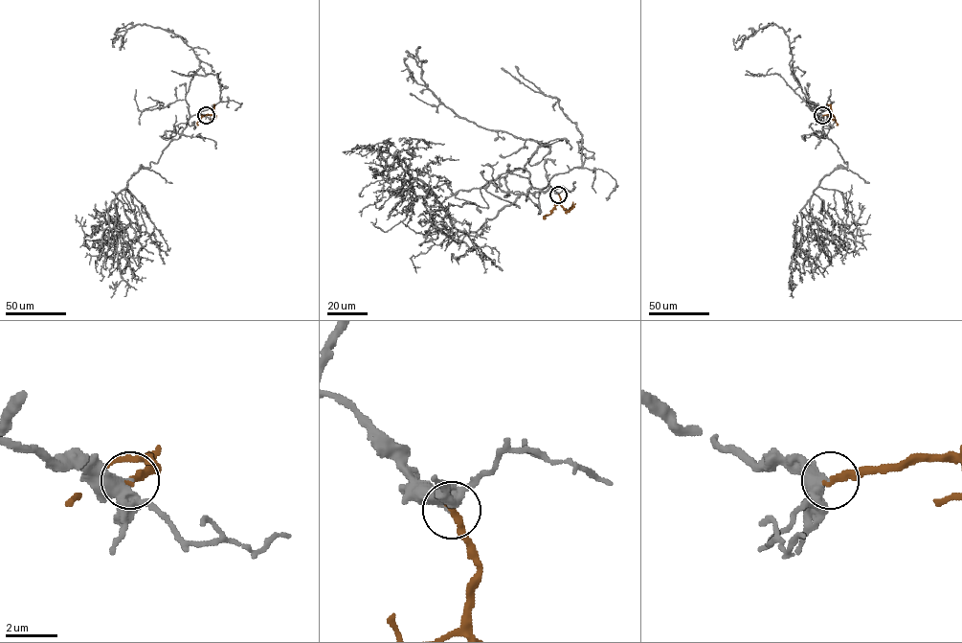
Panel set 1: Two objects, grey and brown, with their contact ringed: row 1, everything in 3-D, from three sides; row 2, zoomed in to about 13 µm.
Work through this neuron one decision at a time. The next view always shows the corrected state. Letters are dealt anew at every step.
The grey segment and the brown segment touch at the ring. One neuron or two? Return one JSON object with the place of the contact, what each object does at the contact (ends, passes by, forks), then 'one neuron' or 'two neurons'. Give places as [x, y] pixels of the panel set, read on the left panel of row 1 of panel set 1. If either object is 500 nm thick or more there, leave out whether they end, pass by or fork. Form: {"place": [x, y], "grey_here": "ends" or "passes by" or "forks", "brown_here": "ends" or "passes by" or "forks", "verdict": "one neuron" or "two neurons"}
{"place": [206, 115], "grey_here": "passes by", "brown_here": "ends", "verdict": "one neuron"}

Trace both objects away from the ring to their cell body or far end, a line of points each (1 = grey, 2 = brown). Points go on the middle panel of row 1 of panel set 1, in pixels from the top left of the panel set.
1: (558, 195), (548, 186), (530, 188), (466, 235), (398, 160), (412, 158), (420, 139), (431, 147), (423, 139)
2: (558, 195), (565, 208), (574, 206), (565, 213)

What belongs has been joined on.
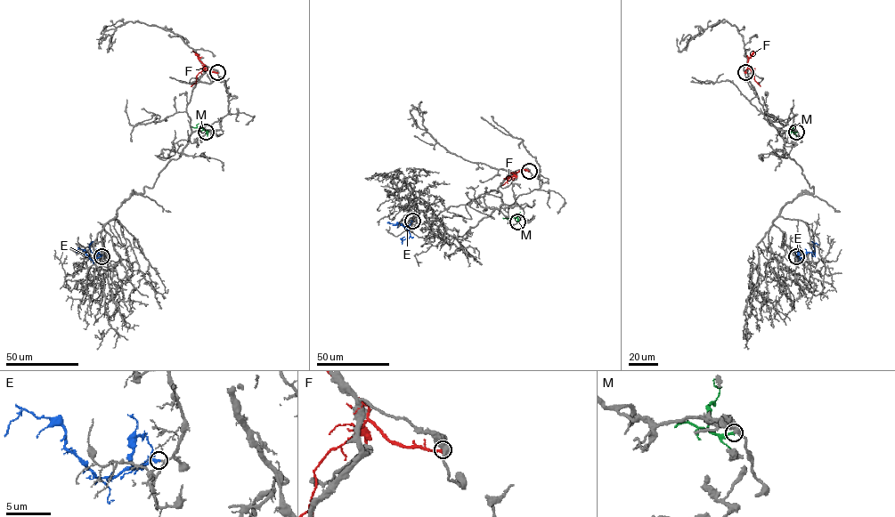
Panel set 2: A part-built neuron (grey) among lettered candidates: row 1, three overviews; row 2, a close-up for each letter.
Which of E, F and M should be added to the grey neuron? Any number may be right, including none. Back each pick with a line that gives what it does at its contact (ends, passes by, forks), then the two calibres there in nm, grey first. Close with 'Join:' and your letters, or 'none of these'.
Join: none of these

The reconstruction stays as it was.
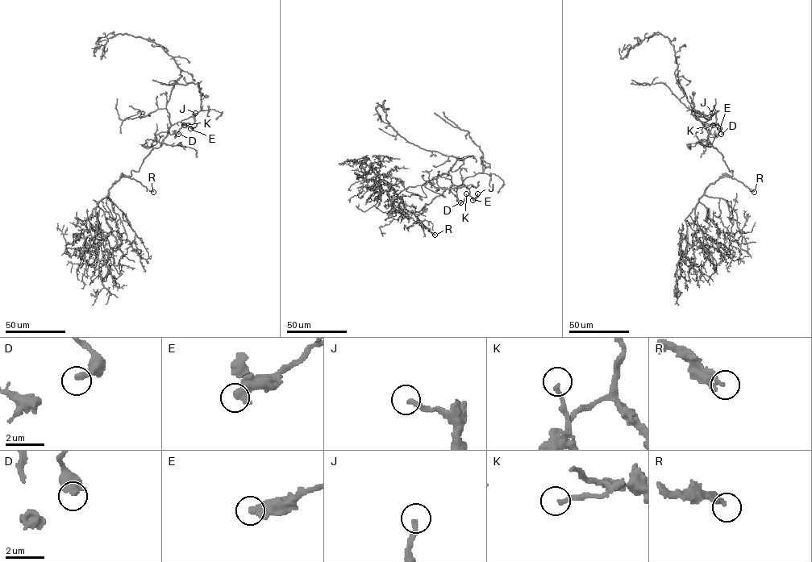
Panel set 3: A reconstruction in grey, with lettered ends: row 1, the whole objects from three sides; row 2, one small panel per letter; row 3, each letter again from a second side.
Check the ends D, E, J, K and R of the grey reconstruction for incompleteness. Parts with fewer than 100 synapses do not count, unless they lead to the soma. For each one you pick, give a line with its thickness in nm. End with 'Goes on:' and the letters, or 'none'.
R: 280 nm
Goes on: R

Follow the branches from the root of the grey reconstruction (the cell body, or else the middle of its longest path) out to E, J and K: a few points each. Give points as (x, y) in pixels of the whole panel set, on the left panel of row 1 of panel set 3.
E: (160, 144), (171, 126), (179, 122), (194, 123), (196, 126), (190, 128)
J: (160, 144), (171, 126), (179, 122), (193, 123), (195, 113)
K: (160, 144), (171, 126), (179, 122), (188, 123), (184, 125)

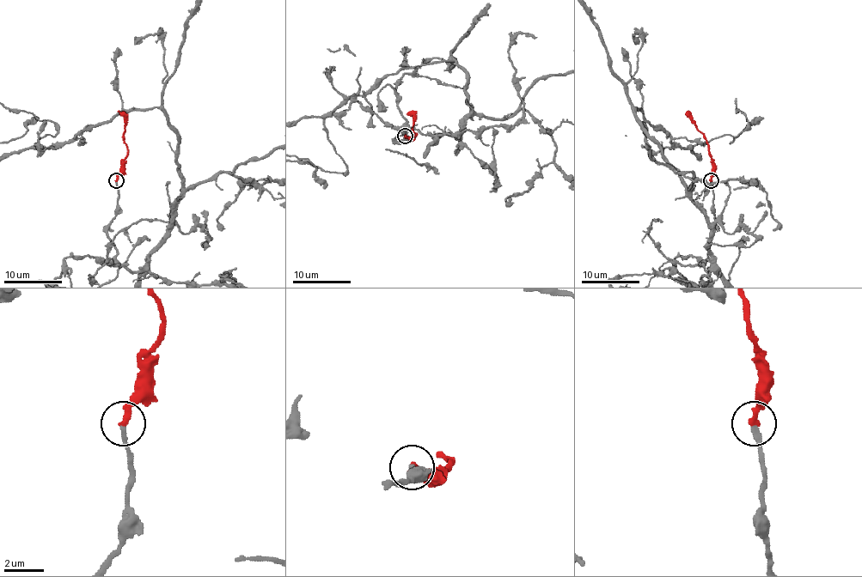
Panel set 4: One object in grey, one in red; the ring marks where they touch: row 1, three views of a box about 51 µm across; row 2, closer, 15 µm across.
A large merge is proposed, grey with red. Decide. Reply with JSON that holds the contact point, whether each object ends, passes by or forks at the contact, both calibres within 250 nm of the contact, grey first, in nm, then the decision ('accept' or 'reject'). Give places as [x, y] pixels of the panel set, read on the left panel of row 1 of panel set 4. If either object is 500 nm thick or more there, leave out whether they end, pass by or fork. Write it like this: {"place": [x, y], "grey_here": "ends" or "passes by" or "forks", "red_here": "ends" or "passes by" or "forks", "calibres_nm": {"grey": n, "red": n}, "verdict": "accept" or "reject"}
{"place": [116, 180], "grey_here": "ends", "red_here": "ends", "calibres_nm": {"grey": 240, "red": 300}, "verdict": "accept"}

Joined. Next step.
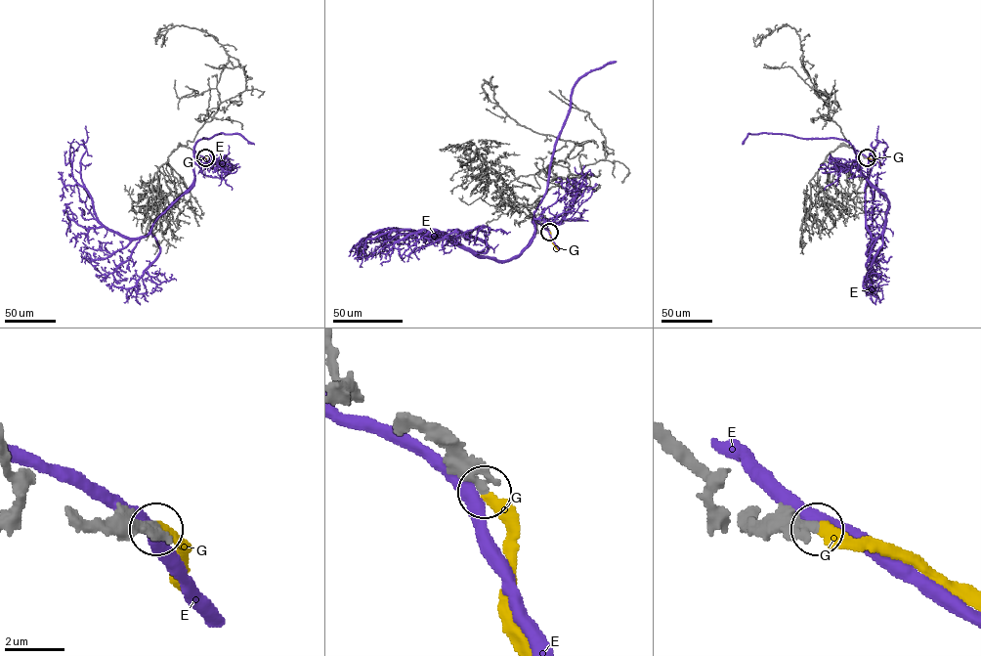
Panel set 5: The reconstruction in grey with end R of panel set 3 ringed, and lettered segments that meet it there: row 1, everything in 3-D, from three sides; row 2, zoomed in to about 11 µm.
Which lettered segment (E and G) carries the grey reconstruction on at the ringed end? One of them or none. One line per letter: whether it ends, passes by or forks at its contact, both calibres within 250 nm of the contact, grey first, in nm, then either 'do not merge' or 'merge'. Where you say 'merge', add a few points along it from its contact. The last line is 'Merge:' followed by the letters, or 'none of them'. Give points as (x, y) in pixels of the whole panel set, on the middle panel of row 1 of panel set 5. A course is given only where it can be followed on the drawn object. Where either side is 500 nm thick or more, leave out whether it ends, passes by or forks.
E: it passes by | 460/440 nm | do not merge
G: it ends | 400/360 nm | merge | via (549, 232), (552, 243), (558, 249)
Merge: G

